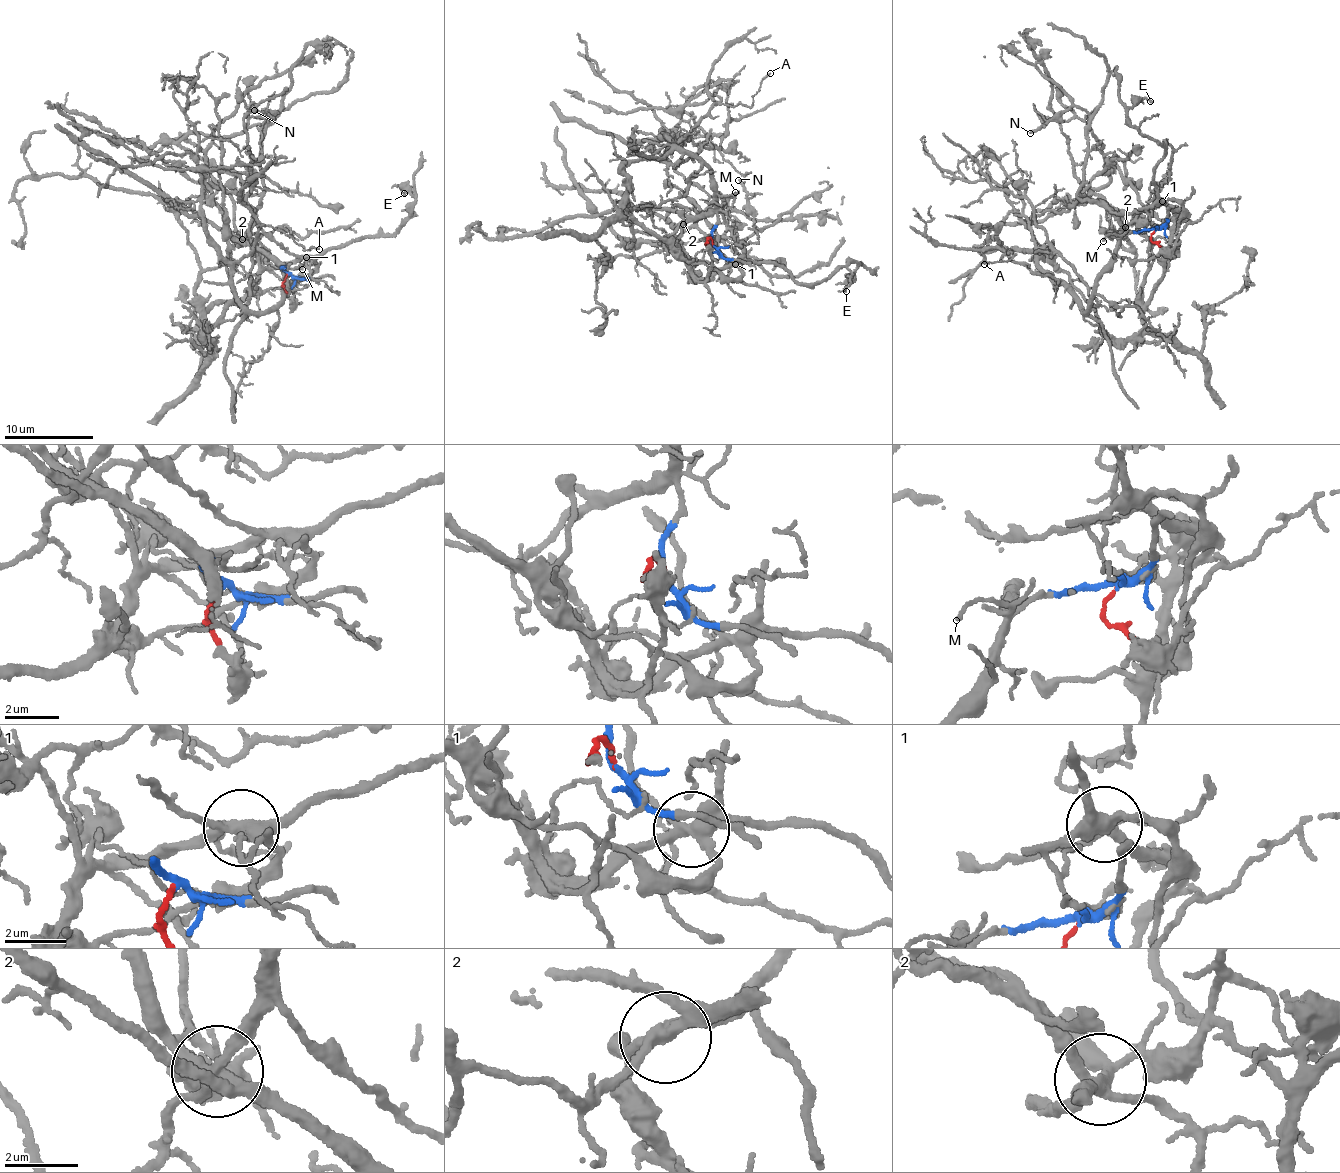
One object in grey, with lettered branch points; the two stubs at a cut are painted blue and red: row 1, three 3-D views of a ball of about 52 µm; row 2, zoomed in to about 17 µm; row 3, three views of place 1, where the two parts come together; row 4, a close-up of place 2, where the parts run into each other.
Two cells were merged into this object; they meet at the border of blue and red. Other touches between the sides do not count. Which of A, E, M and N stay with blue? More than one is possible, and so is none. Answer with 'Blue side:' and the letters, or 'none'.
Blue side: A, M, N

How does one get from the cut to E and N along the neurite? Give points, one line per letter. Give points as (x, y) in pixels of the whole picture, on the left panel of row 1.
E: (288, 274), (291, 303), (275, 272), (393, 234), (413, 207), (403, 186), (405, 194)
N: (288, 274), (233, 232), (207, 187), (207, 146), (240, 102), (251, 125), (278, 114), (254, 110)

